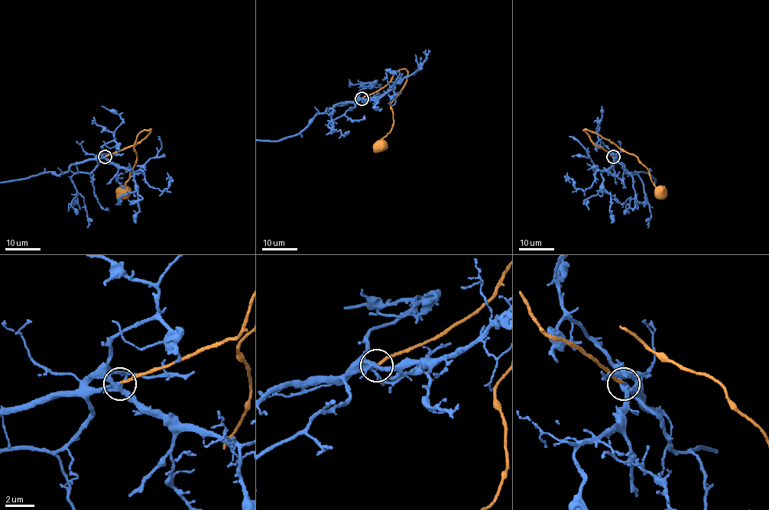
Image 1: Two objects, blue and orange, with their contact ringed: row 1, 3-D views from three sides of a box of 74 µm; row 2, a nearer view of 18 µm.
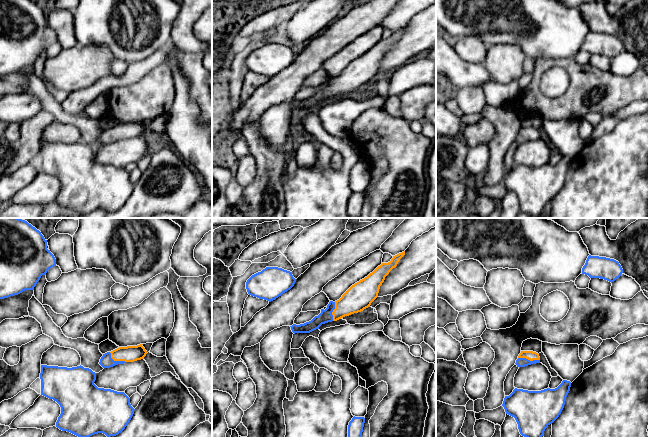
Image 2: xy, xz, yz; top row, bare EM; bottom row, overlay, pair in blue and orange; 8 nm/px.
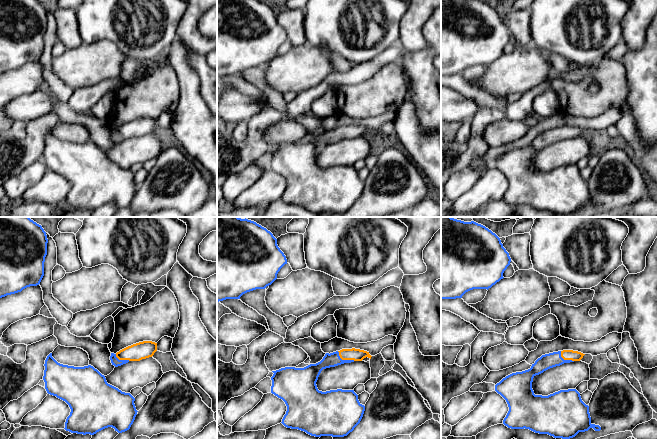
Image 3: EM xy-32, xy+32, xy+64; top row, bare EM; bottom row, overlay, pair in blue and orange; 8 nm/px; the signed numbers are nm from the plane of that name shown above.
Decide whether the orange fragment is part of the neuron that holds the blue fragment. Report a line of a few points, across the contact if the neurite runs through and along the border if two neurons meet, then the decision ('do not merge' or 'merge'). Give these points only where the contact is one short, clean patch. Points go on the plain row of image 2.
yz (520, 138), (529, 136), (530, 131) | merge

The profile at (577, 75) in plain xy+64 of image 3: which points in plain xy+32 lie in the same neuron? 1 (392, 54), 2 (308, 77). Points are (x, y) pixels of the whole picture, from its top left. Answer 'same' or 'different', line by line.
1: same
2: different

